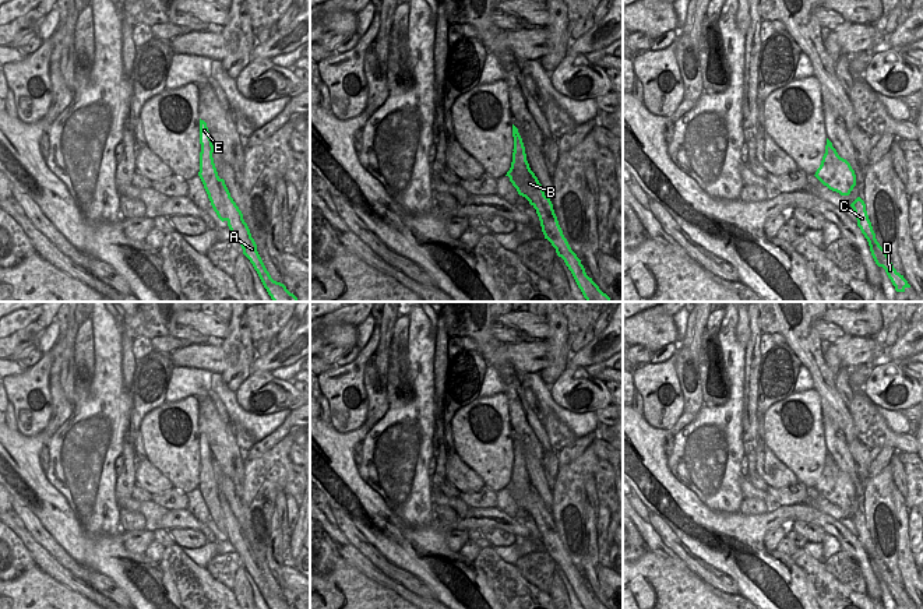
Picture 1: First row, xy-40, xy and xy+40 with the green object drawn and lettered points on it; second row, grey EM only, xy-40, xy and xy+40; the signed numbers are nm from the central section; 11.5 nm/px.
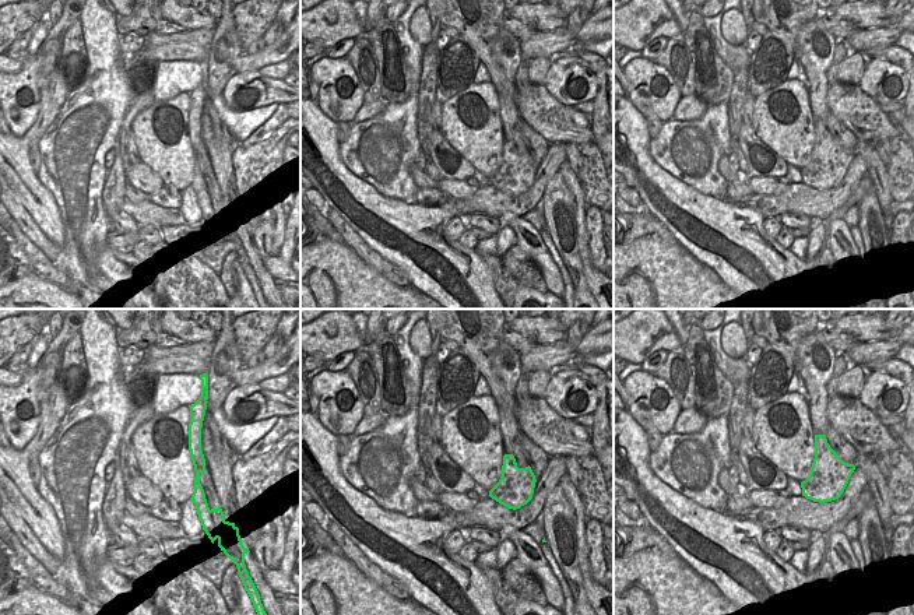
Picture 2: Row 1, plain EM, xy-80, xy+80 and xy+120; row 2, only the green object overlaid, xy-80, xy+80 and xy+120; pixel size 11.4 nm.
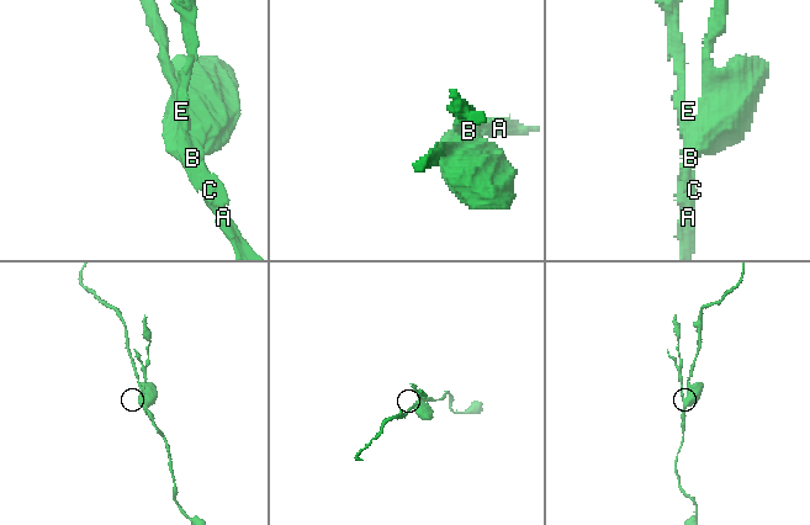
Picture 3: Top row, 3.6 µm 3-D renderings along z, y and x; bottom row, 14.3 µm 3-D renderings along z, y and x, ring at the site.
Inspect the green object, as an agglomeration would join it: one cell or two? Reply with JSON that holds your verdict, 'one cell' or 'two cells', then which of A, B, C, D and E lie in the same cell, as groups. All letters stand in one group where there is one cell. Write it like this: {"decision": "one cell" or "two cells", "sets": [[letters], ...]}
{"decision": "two cells", "sets": [["A", "B", "C", "D"], ["E"]]}

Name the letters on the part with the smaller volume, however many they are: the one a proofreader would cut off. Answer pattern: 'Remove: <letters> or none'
Remove: E

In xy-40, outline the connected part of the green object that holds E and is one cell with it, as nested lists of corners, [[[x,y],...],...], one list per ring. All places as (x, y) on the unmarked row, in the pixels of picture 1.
[[[200,432],[200,457],[201,457],[201,465],[200,465],[198,489],[200,492],[204,493],[208,501],[207,507],[214,524],[216,525],[218,531],[223,535],[228,534],[228,529],[225,528],[225,520],[221,514],[219,501],[216,497],[216,480],[212,471],[212,465],[215,461],[212,458],[207,436],[201,432]]]

